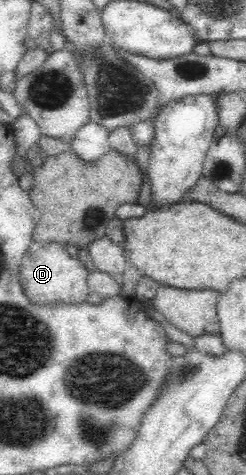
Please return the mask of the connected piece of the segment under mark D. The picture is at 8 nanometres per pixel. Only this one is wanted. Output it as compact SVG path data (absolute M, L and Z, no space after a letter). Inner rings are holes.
M37 244L26 252L20 266L19 283L27 298L39 305L57 302L81 303L91 294L87 286L87 275L90 271L76 255L72 256L63 244Z

